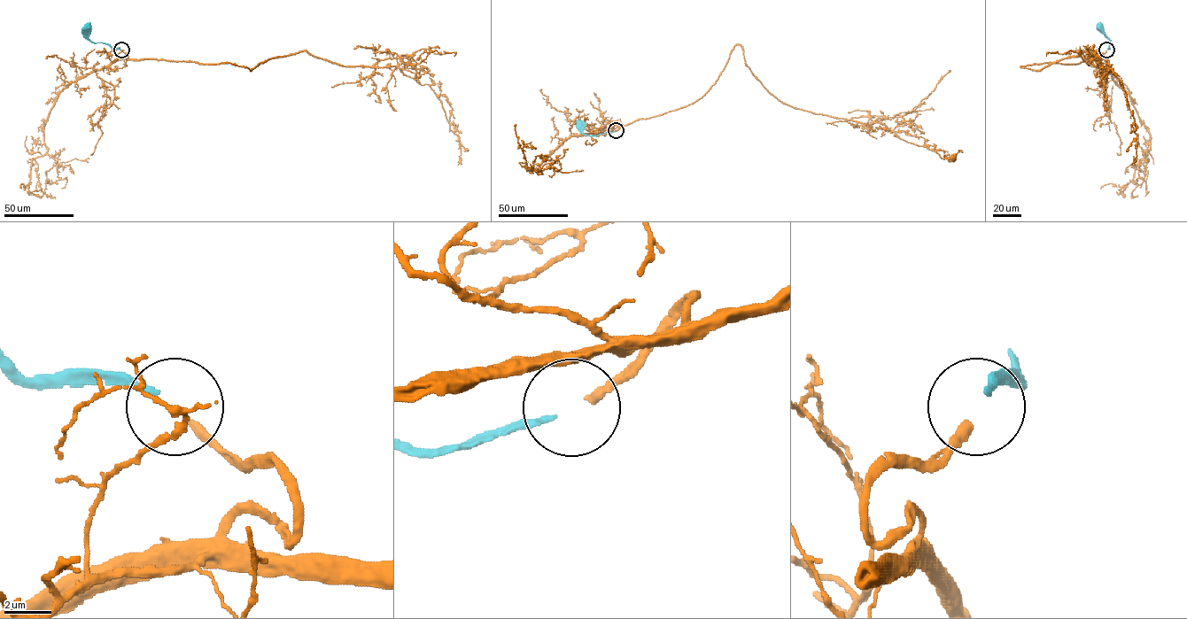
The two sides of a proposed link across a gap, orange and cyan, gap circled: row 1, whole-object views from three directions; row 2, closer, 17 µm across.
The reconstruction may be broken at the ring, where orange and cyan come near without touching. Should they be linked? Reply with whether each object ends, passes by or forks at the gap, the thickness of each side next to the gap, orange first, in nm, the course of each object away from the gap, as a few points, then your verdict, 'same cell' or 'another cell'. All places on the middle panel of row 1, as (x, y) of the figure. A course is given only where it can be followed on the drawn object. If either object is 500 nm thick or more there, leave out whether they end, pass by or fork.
orange ends there; cyan ends there; 380 nm thick on the orange side, 240 nm on the other; orange runs (616, 130), (697, 101), (739, 44), (752, 73), (782, 103), (882, 123), (908, 143), (943, 159), (952, 157); cyan runs (615, 131), (585, 135), (581, 123); same cell

